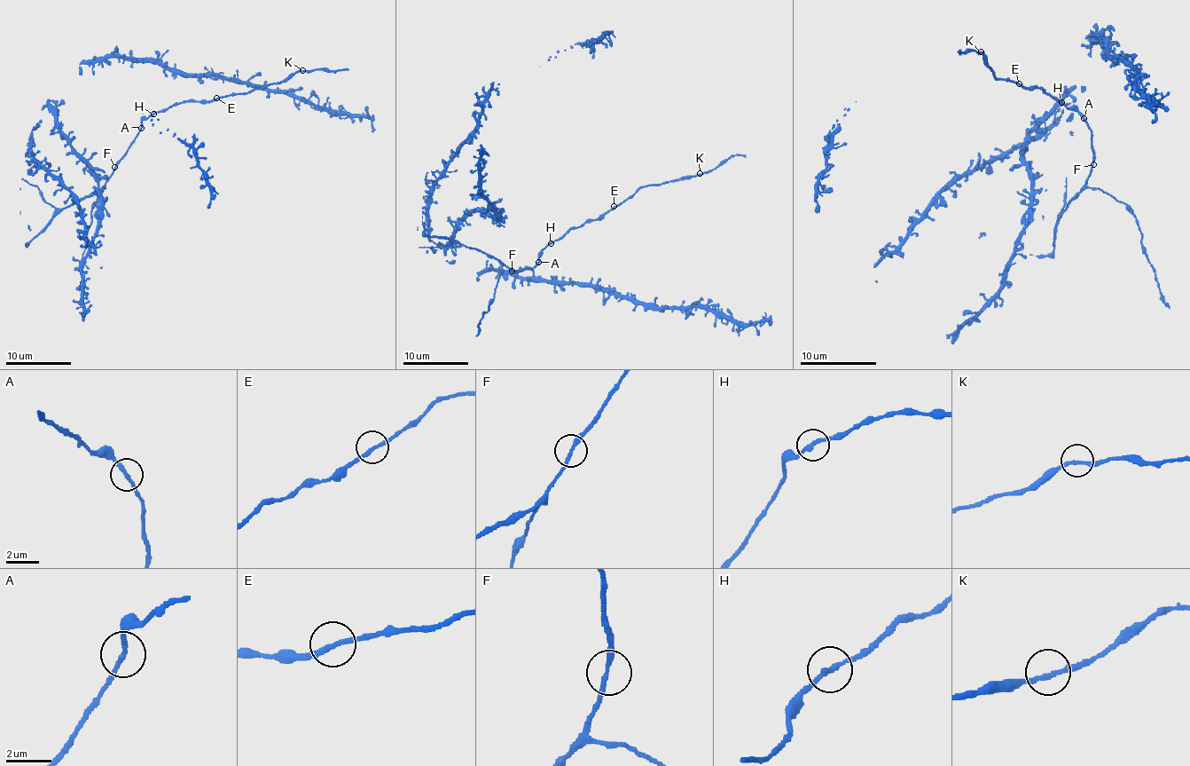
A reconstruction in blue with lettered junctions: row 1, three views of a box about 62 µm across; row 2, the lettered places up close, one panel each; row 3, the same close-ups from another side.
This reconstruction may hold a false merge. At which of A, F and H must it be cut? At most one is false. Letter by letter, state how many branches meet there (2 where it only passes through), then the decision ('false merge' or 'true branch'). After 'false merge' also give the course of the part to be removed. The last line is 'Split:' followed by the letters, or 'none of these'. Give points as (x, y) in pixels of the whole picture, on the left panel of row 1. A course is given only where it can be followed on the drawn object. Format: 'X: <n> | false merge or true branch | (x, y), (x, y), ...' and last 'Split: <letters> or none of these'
A: 2 | true branch
F: 2 | true branch
H: 2 | true branch
Split: none of these

